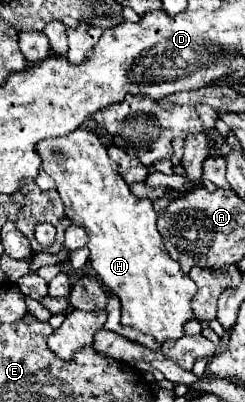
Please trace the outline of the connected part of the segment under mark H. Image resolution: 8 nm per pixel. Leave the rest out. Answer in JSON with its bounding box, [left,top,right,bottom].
[37,129,197,345]

